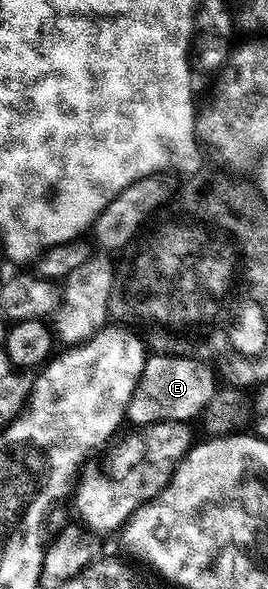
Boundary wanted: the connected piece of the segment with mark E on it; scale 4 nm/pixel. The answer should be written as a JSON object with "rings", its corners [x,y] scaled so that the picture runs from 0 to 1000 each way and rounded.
{"rings":[[[563,599],[522,632],[493,679],[478,679],[470,716],[511,727],[575,716],[705,718],[709,710],[735,711],[802,666],[799,642],[806,649],[802,630],[746,610]]]}

